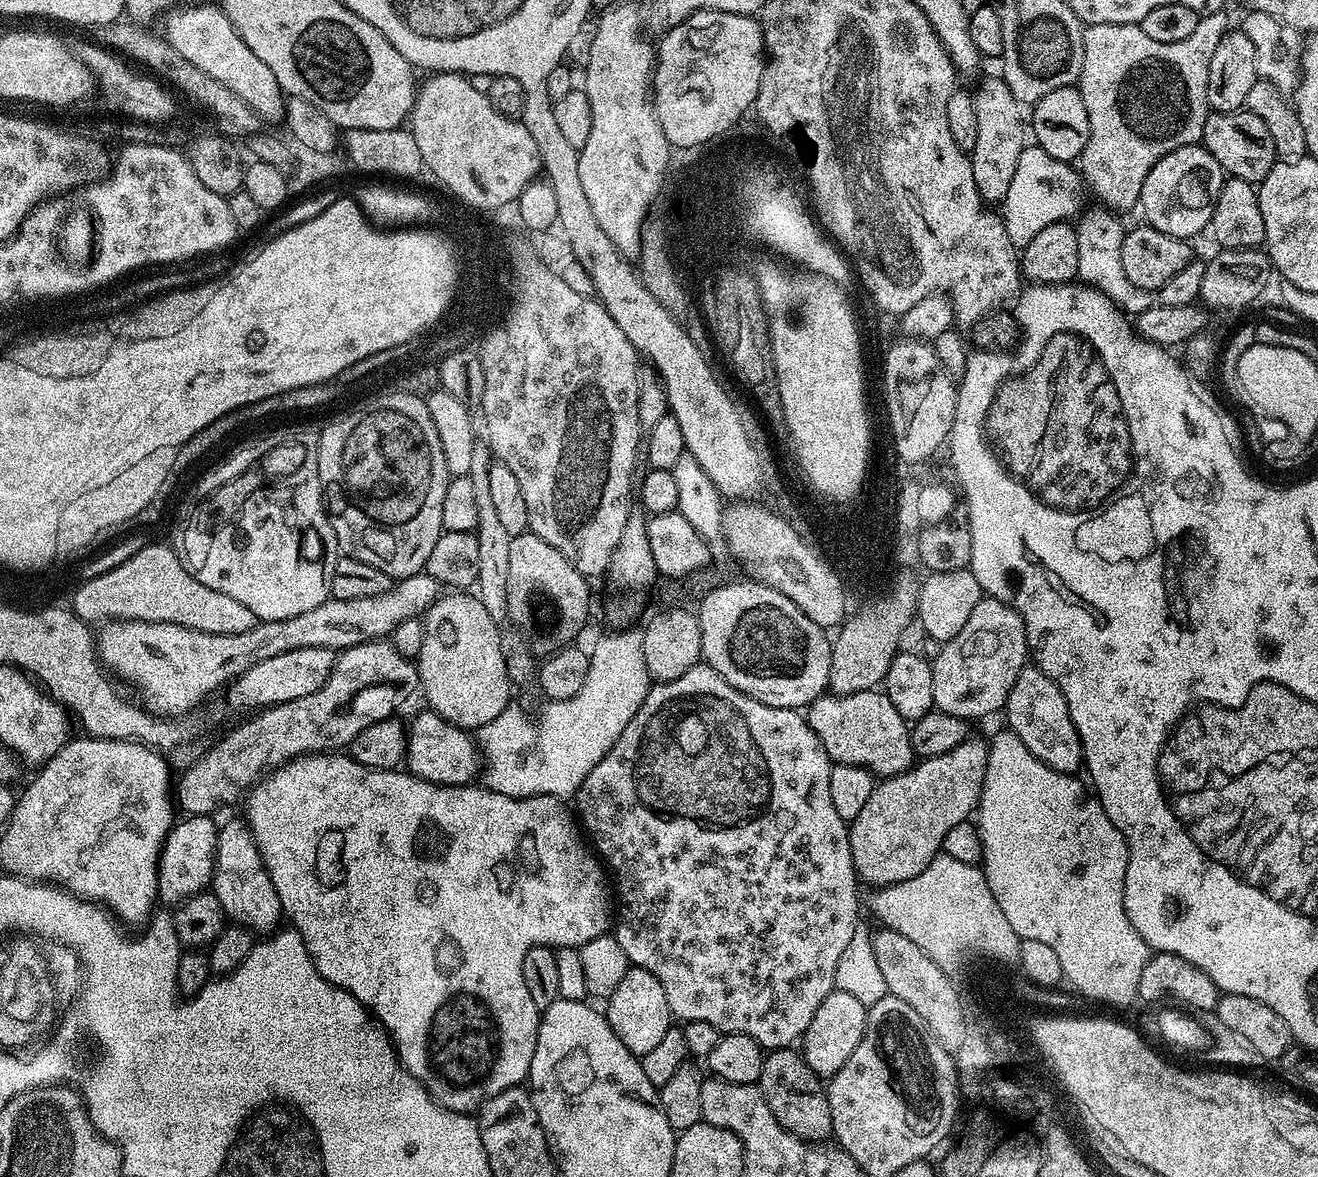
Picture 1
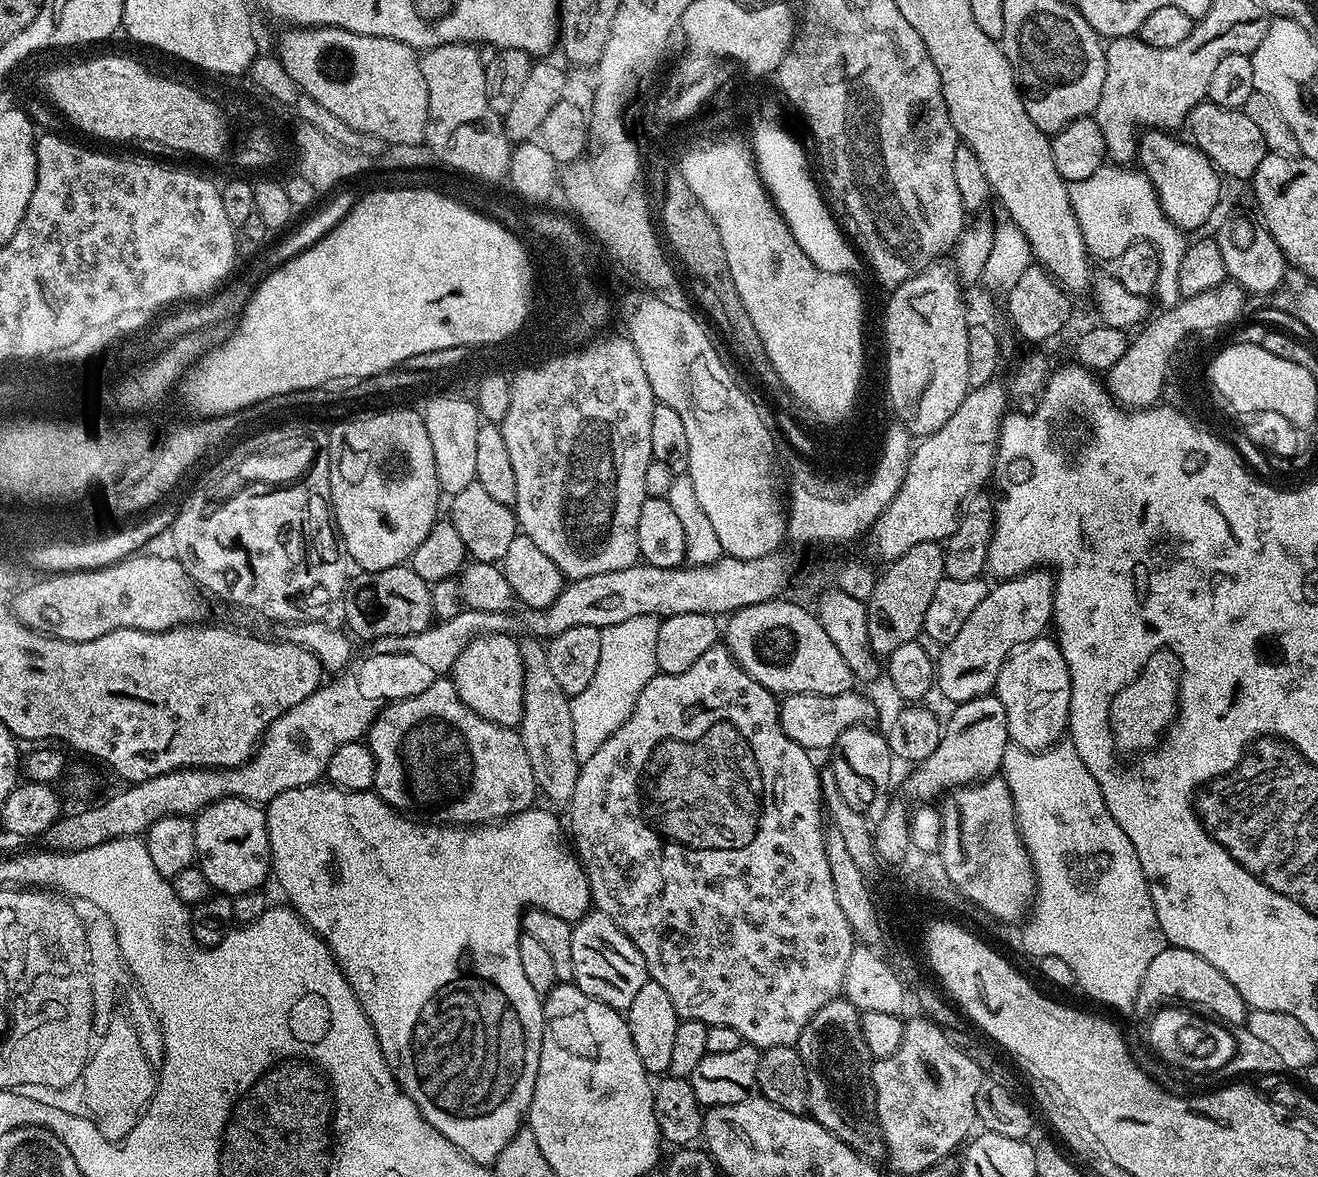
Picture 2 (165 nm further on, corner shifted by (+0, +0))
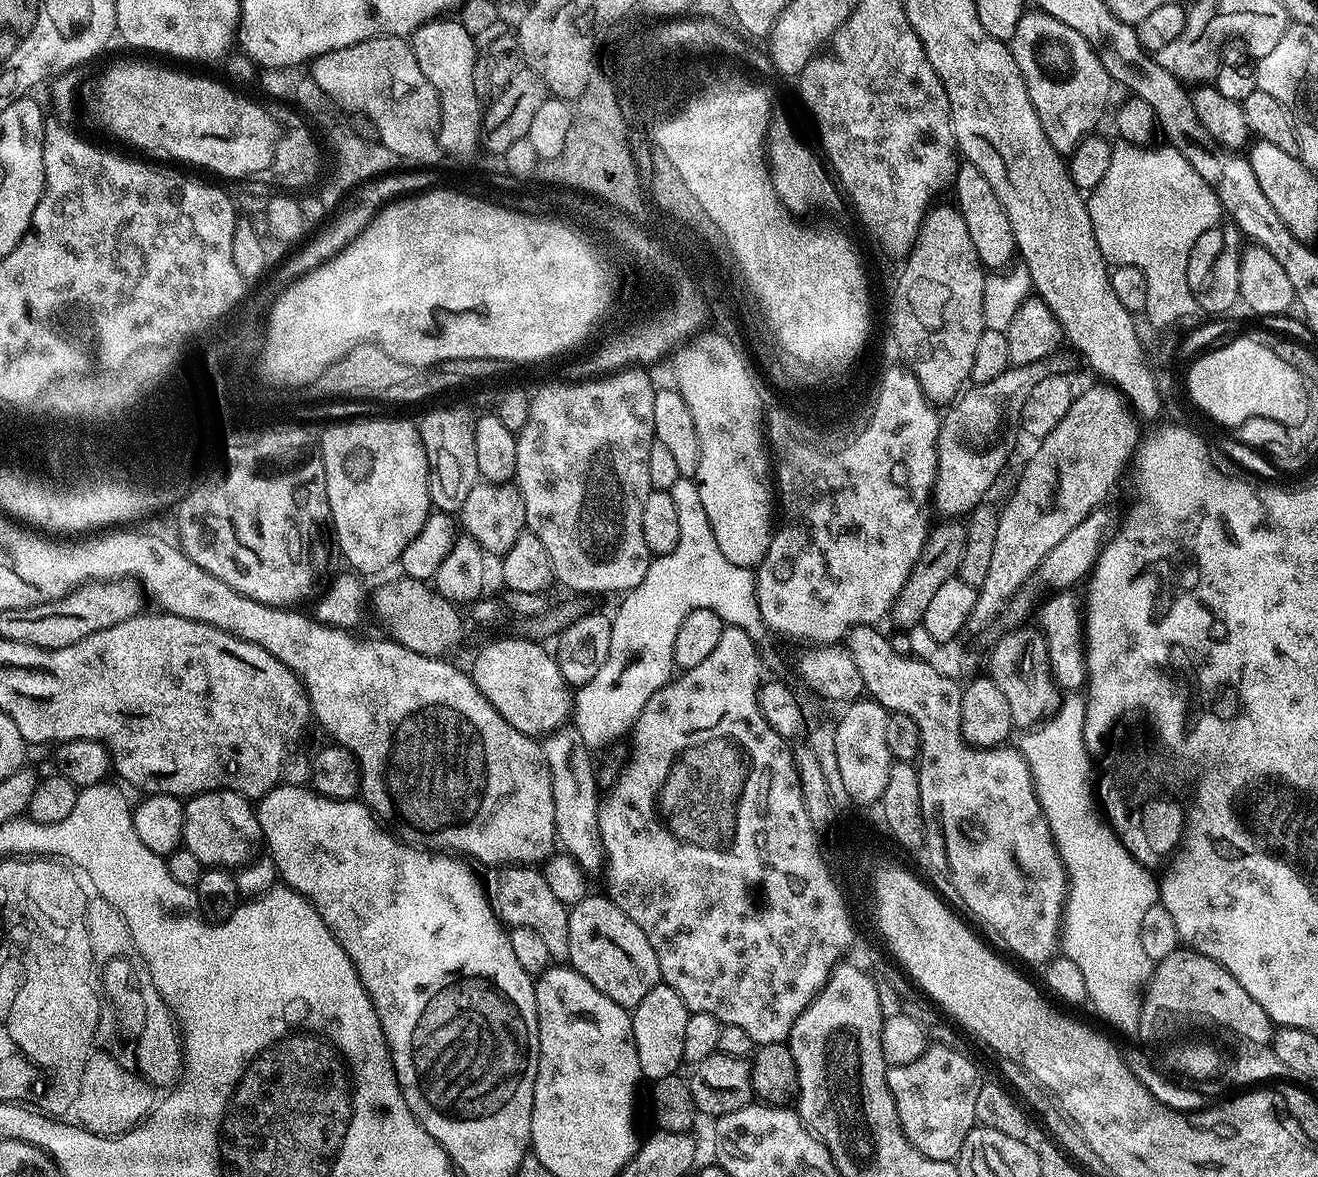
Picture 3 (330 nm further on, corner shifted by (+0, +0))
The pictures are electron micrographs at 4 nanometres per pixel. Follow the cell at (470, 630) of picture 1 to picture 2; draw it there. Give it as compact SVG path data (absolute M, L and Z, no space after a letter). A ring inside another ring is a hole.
M503 632L475 636L458 654L450 673L452 685L458 690L458 698L470 706L482 718L504 728L516 728L522 718L522 694L524 693L524 667L520 645L511 635Z

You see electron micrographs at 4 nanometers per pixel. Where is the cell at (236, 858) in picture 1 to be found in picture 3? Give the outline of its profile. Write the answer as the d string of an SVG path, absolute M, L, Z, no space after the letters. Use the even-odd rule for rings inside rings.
M199 792L184 805L184 838L183 847L198 858L206 866L219 866L229 870L253 859L252 844L260 844L260 823L256 817L253 801L247 796L239 796L236 792Z

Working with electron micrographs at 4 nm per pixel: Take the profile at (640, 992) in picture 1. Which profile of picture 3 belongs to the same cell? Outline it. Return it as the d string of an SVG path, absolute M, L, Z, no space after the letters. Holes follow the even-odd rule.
M661 982L646 994L646 998L642 998L642 1002L638 1002L635 1008L631 1009L630 1015L634 1042L638 1046L641 1077L645 1081L655 1082L677 1075L684 1064L682 1041L686 1039L686 1022L690 1015L682 998L678 998L670 985Z

